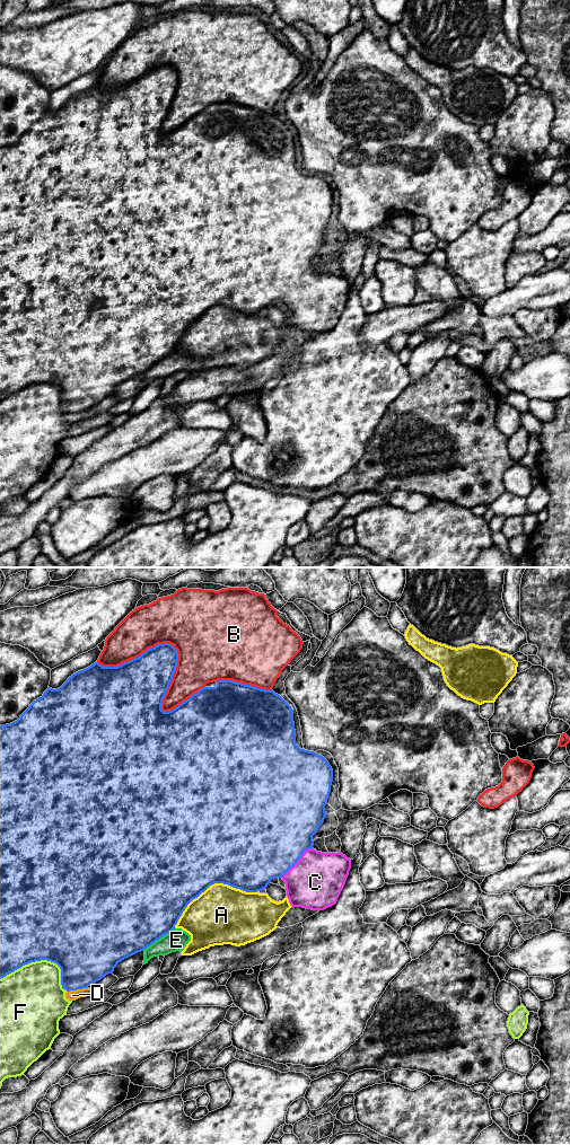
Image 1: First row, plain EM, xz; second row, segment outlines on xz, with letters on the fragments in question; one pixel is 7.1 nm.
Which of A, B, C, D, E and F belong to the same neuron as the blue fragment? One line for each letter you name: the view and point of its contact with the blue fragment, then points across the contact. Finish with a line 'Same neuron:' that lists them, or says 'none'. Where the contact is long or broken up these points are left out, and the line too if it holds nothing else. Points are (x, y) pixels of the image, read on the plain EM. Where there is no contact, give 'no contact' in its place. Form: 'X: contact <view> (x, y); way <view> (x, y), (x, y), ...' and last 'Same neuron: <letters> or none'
C: contact xz (297, 283); way xz (270, 261), (297, 283), (315, 305)
Same neuron: C

